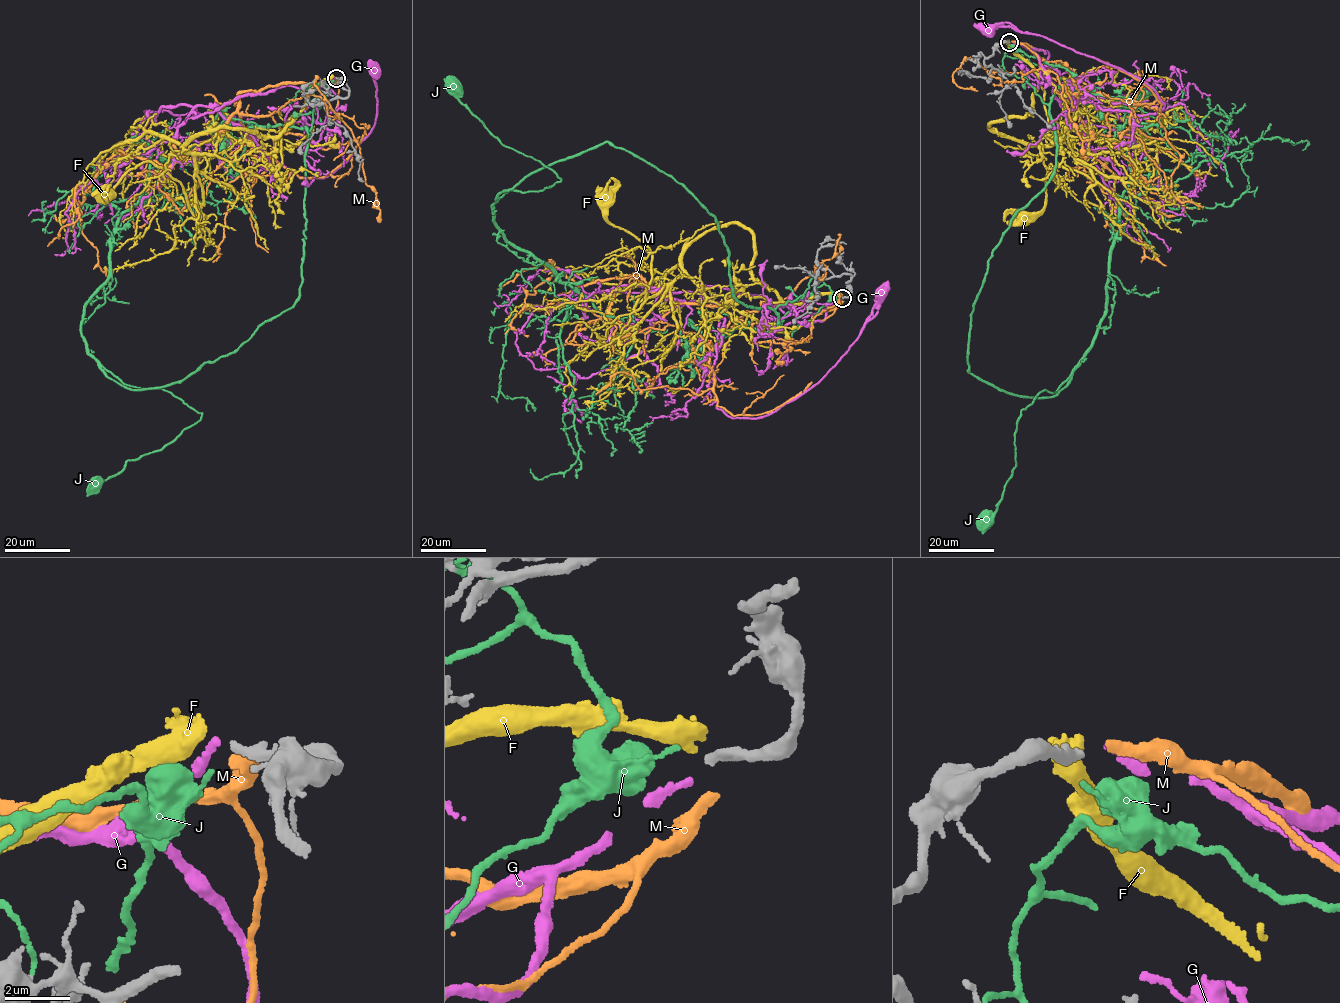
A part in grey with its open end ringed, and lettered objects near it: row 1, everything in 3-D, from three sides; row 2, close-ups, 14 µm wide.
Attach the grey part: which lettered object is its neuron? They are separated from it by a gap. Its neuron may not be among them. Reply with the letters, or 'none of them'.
G

